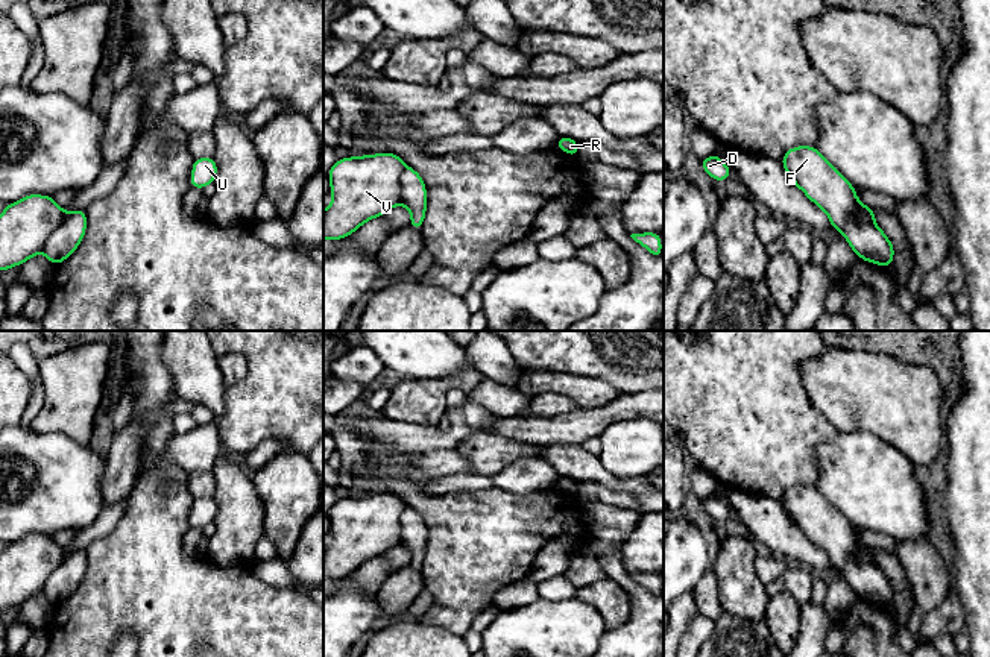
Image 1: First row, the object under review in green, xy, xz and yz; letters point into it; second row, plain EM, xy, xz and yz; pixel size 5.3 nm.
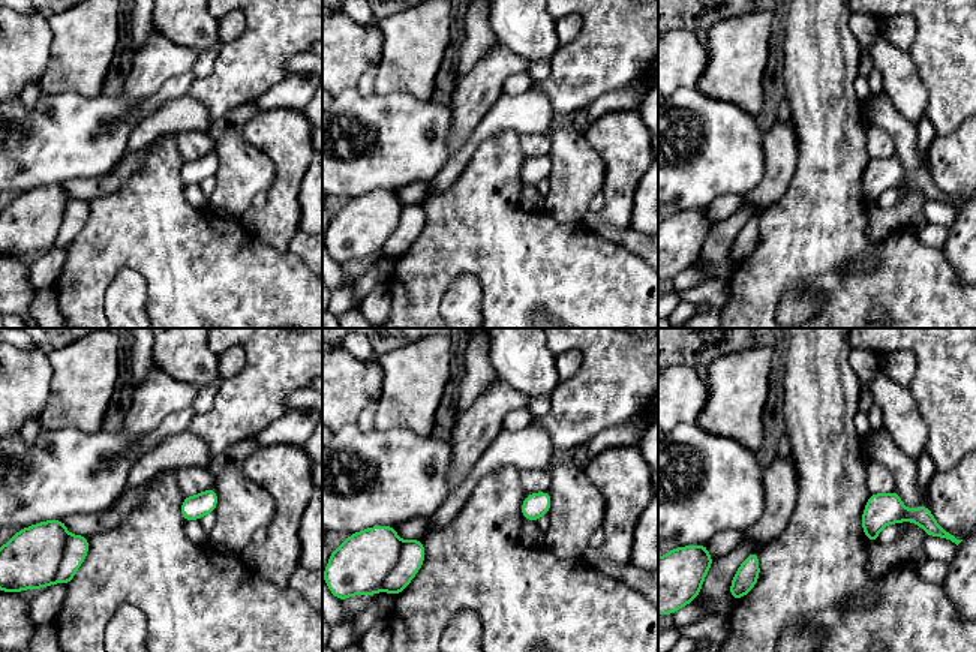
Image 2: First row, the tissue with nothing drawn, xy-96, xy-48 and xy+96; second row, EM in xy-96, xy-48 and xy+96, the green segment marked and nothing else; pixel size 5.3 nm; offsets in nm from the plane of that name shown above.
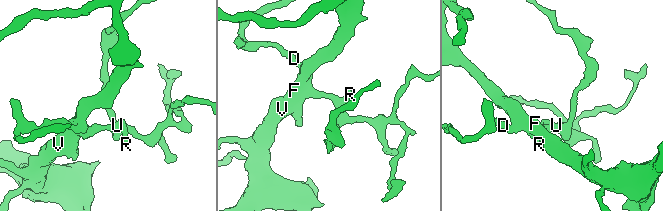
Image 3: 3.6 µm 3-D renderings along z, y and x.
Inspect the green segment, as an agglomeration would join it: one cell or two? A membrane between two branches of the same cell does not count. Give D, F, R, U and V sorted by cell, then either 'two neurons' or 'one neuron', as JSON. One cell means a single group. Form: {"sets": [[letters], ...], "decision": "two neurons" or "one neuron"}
{"sets": [["D", "F", "R", "U", "V"]], "decision": "one neuron"}

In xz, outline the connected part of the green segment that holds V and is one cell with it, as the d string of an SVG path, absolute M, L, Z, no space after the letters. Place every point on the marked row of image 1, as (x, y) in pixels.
M375 153L337 159L328 171L333 203L323 209L323 238L337 241L349 237L367 220L377 218L396 205L405 206L410 214L410 226L422 229L427 212L427 188L422 176L410 168L395 153Z

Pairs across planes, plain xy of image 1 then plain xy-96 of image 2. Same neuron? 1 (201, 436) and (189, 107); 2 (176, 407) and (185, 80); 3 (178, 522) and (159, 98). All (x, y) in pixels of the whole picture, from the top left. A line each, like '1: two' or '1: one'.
1: one
2: two
3: two

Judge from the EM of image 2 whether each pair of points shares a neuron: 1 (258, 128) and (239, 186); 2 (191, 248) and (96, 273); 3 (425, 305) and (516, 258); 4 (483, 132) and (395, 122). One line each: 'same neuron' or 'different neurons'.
1: different neurons
2: same neuron
3: same neuron
4: different neurons

